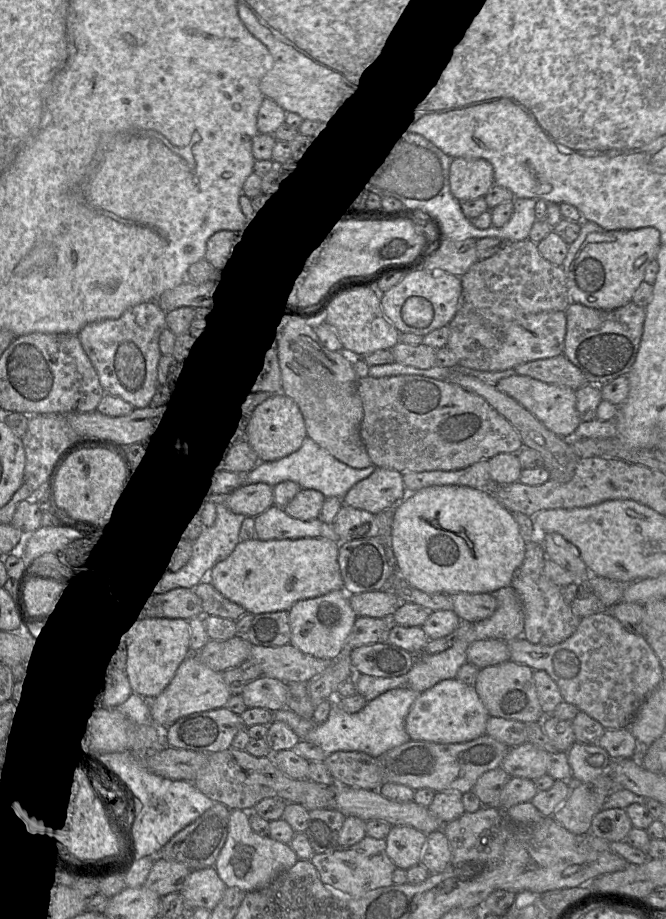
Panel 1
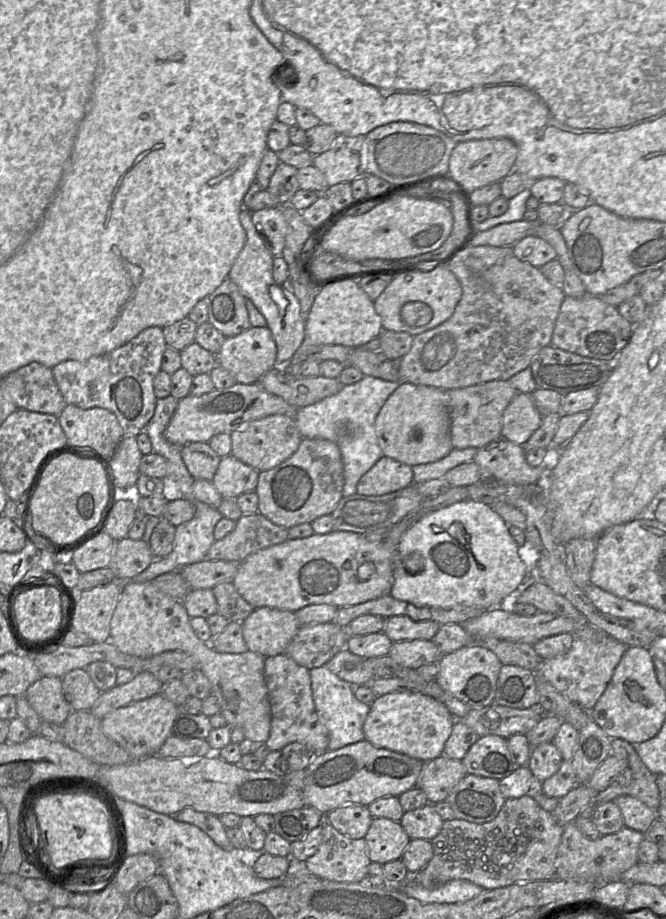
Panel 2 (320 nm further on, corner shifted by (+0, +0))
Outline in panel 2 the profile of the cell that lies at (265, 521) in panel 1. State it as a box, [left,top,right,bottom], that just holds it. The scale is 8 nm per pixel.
[205,513,287,562]

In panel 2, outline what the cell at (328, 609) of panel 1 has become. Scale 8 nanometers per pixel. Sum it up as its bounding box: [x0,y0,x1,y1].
[241,607,302,658]

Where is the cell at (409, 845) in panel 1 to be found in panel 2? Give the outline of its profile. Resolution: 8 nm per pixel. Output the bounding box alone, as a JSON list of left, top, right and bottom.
[364,817,411,865]

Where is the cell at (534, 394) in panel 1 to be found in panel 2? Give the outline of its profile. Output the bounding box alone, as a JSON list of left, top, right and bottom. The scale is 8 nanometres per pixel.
[501,393,542,446]

